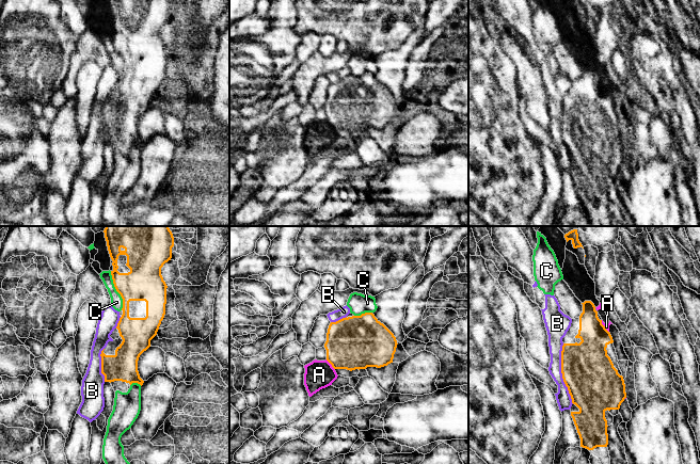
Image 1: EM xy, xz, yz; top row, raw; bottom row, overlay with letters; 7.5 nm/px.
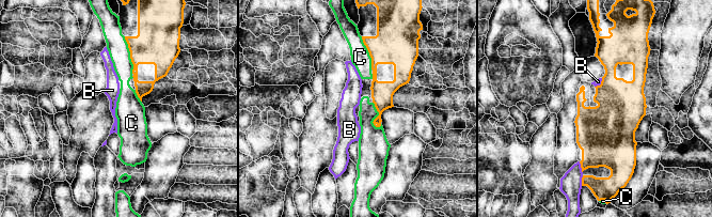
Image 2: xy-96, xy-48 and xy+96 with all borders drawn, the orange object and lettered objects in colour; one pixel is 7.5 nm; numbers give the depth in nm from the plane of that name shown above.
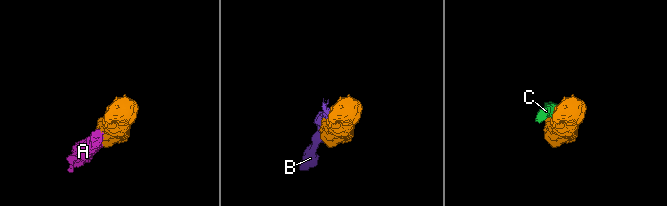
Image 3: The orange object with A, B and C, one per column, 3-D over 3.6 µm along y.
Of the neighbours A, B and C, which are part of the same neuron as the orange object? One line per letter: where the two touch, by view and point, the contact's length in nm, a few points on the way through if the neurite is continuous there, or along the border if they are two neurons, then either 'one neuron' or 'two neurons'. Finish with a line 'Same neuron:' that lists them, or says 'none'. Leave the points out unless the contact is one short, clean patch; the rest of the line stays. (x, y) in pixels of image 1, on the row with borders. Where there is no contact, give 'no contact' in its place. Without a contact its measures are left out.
A: xz (331, 364) | 100 nm | two neurons
B: yz (561, 372) | 460 nm | two neurons
C: xy (116, 290) | 300 nm | two neurons
Same neuron: none

